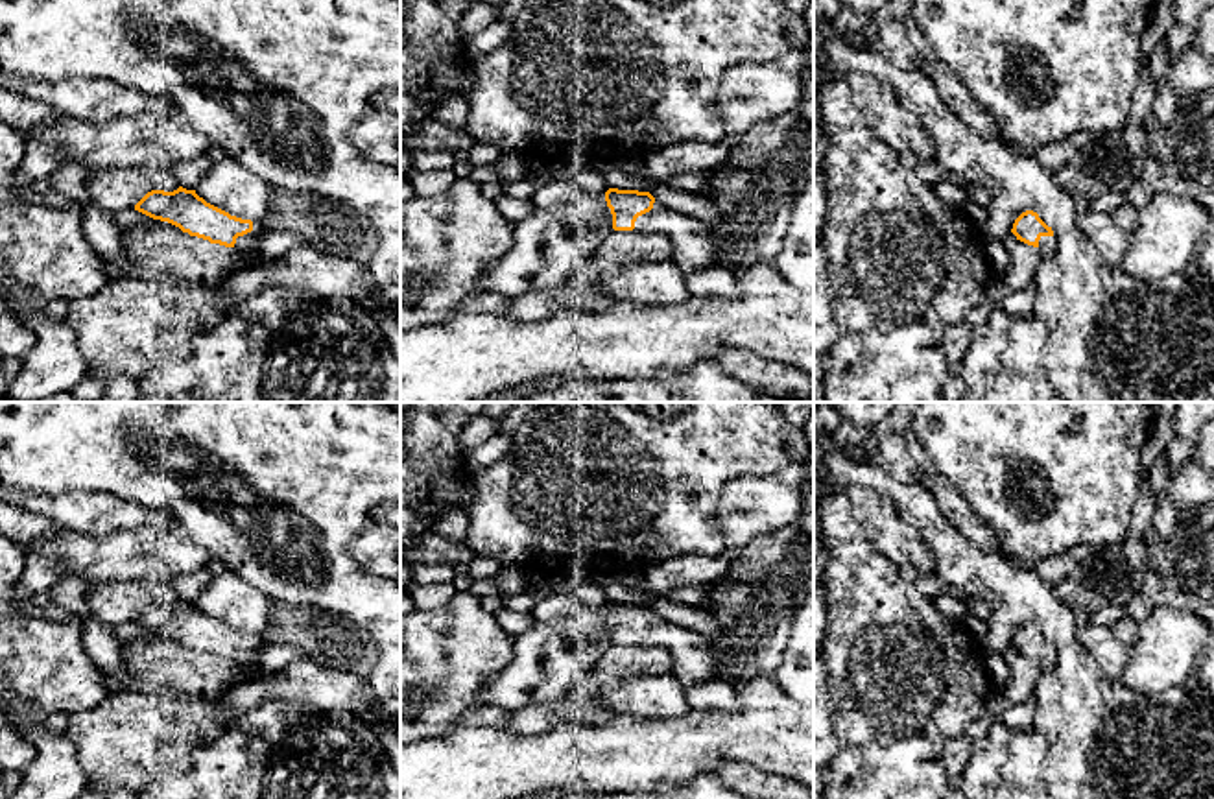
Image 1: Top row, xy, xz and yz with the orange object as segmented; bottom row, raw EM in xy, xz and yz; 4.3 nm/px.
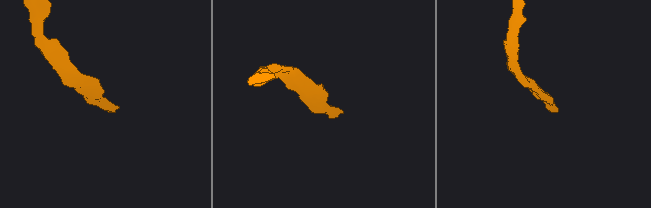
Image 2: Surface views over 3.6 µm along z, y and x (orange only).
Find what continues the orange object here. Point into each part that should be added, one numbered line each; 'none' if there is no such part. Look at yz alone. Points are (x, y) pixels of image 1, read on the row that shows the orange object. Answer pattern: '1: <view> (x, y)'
1: yz (1047, 244)

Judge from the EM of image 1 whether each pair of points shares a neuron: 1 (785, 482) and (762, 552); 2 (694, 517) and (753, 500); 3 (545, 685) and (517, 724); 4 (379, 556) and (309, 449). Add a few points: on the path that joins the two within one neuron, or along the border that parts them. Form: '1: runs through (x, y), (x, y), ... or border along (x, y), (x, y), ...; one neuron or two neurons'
1: border along (794, 519), (744, 545); two neurons
2: border along (742, 477), (722, 489), (713, 517), (727, 545); two neurons
3: border along (565, 696), (511, 711); two neurons
4: border along (375, 521), (349, 547), (349, 556), (366, 572); two neurons

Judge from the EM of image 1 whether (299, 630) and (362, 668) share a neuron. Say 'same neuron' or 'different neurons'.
same neuron

